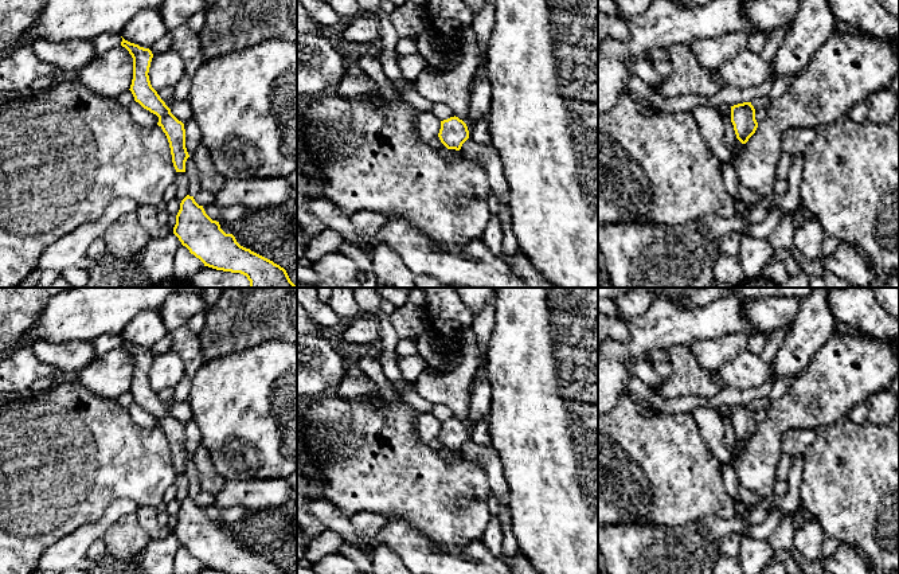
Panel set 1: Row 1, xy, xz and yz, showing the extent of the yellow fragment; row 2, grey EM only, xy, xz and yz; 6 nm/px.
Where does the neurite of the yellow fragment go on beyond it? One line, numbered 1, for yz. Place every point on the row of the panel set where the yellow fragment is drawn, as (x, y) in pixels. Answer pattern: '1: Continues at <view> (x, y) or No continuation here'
1: No continuation here

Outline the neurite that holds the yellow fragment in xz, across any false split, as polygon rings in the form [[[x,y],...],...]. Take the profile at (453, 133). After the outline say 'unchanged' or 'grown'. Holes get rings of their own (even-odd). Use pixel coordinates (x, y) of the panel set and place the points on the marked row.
[[[454,116],[441,121],[438,137],[447,149],[460,151],[469,138],[469,130],[466,124]]]; unchanged

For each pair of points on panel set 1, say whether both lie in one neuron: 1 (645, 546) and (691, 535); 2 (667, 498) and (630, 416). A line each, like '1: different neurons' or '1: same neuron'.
1: same neuron
2: same neuron

